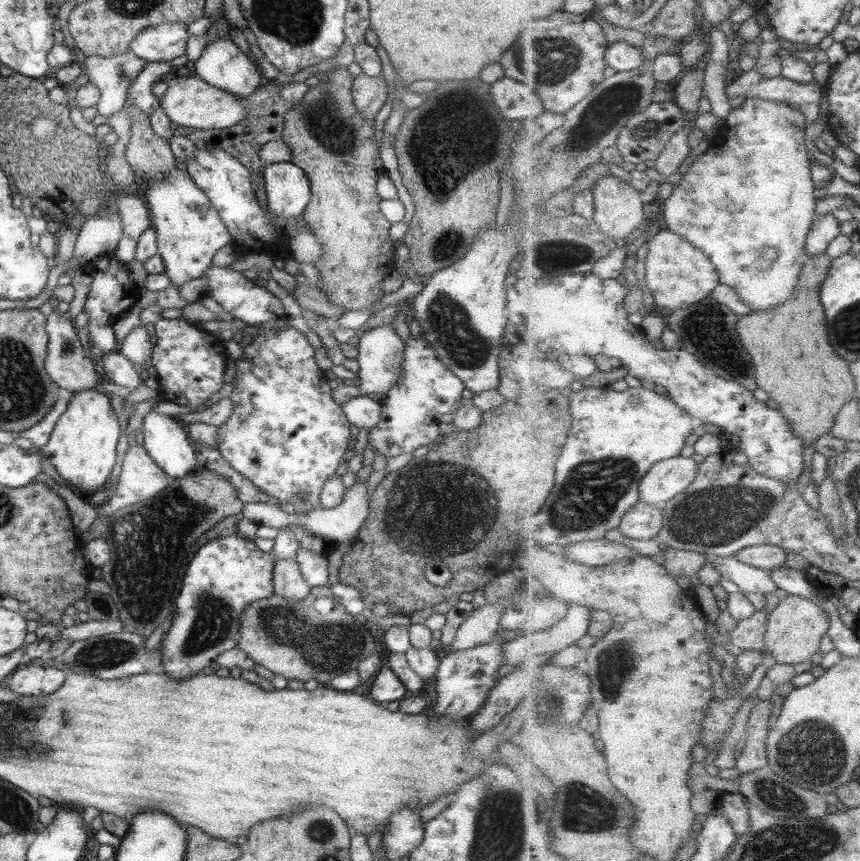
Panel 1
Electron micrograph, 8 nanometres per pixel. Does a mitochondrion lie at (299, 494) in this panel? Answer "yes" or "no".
yes

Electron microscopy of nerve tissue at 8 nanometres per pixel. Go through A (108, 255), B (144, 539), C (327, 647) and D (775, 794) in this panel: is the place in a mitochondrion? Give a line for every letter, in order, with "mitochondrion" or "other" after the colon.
A: other
B: mitochondrion
C: mitochondrion
D: mitochondrion

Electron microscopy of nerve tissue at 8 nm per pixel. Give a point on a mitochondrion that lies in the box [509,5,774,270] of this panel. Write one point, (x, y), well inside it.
(619, 100)

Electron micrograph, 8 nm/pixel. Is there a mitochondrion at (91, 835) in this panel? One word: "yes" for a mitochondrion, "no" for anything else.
no

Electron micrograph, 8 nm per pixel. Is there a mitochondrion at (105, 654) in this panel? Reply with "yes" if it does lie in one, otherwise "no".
yes

